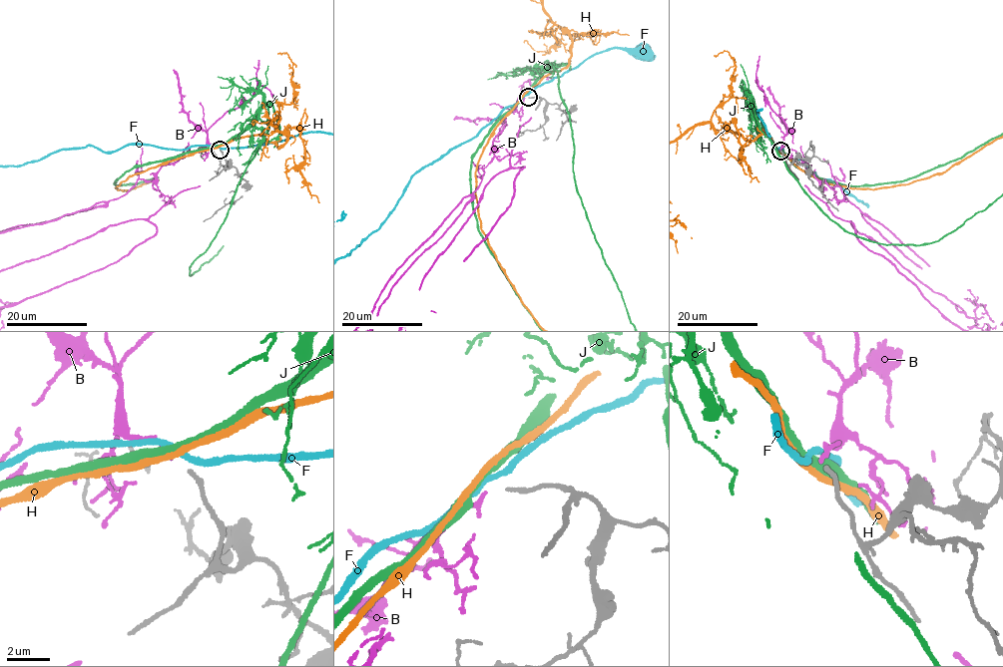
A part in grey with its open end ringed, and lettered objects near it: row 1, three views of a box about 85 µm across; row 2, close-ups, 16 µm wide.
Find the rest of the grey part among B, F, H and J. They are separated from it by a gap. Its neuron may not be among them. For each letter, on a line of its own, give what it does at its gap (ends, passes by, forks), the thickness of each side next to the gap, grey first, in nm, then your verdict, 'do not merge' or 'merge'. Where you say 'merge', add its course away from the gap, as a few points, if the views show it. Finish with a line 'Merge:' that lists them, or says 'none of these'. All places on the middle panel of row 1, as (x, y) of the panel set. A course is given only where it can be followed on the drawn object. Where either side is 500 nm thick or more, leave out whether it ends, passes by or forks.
B: it passes by; 180 nm thick on the grey side, 140 nm on the other; merge
F: it passes by; 180 nm thick on the grey side, 280 nm on the other; do not merge
H: it passes by; 180 nm thick on the grey side, 280 nm on the other; do not merge
J: it passes by; 180 nm thick on the grey side, 360 nm on the other; do not merge
Merge: B

